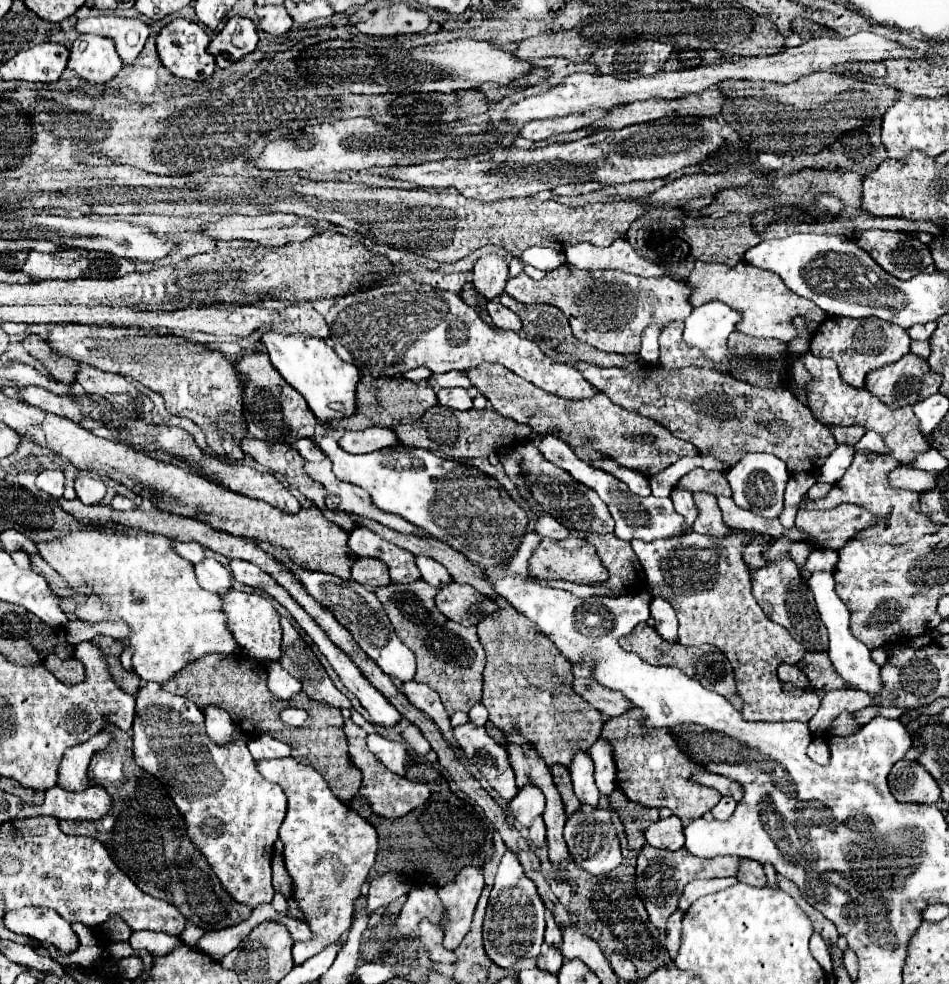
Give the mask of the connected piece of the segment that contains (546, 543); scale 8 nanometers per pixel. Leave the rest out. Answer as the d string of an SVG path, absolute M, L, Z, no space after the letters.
M574 535L566 539L542 539L528 561L528 573L540 579L564 579L582 585L592 585L592 581L606 579L606 569L602 569L596 549L592 545L586 545L580 537Z

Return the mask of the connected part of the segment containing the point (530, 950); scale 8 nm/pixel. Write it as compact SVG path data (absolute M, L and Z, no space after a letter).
M506 851L496 871L496 881L484 919L484 947L488 957L500 967L512 967L520 959L538 957L544 943L544 911L546 907L542 905L534 883L524 877L522 865L518 863L516 855L512 851Z

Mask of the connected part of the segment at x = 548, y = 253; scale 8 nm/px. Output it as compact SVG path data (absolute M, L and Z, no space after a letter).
M530 247L520 257L524 263L530 263L532 267L538 267L542 271L552 271L558 265L566 263L566 257L562 253L550 249L550 247Z

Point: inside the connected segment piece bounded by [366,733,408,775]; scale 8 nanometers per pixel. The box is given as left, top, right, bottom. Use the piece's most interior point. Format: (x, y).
(393, 755)

